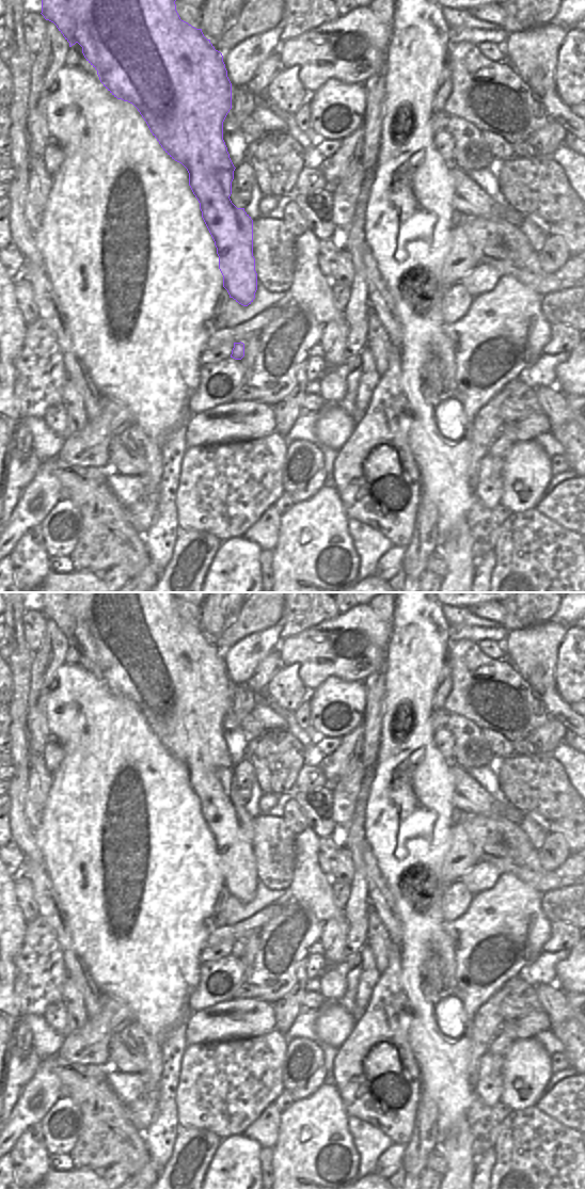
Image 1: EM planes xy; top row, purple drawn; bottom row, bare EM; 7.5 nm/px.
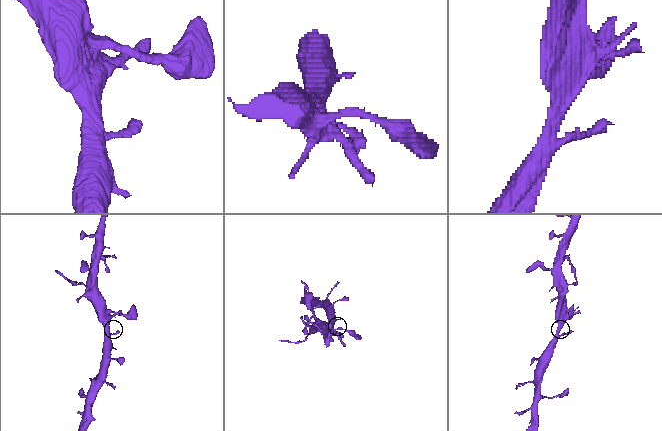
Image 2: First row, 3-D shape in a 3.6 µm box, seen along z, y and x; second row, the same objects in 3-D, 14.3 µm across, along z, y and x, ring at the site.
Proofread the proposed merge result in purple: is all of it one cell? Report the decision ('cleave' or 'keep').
keep

